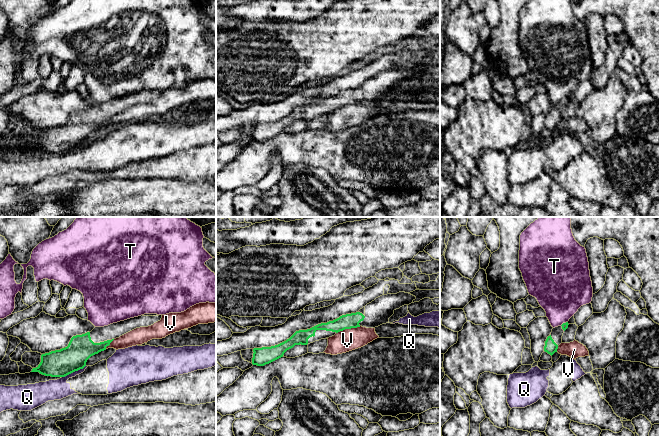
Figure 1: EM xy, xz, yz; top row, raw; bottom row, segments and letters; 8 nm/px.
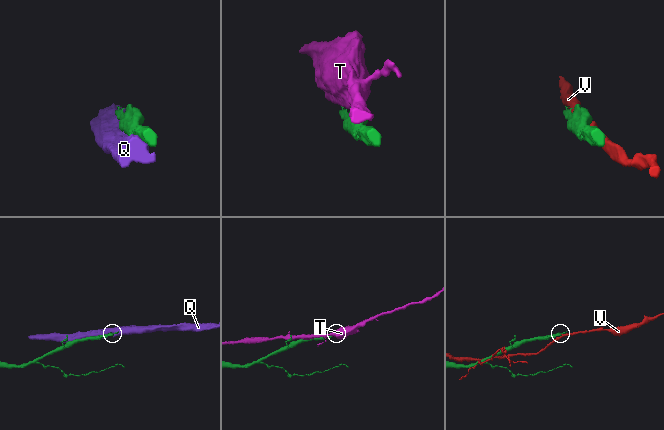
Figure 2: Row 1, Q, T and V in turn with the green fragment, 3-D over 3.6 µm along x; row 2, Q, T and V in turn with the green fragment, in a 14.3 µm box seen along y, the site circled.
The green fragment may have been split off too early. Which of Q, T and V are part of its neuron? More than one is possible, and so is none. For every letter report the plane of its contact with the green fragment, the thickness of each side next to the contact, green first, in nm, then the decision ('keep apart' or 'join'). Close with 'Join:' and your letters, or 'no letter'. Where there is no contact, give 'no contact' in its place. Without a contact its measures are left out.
Q: xy | 220/170 nm | keep apart
T: yz | 50/380 nm | keep apart
V: xz | 120/180 nm | keep apart
Join: no letter

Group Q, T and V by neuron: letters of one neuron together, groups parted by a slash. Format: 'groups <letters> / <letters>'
groups Q / T / V

